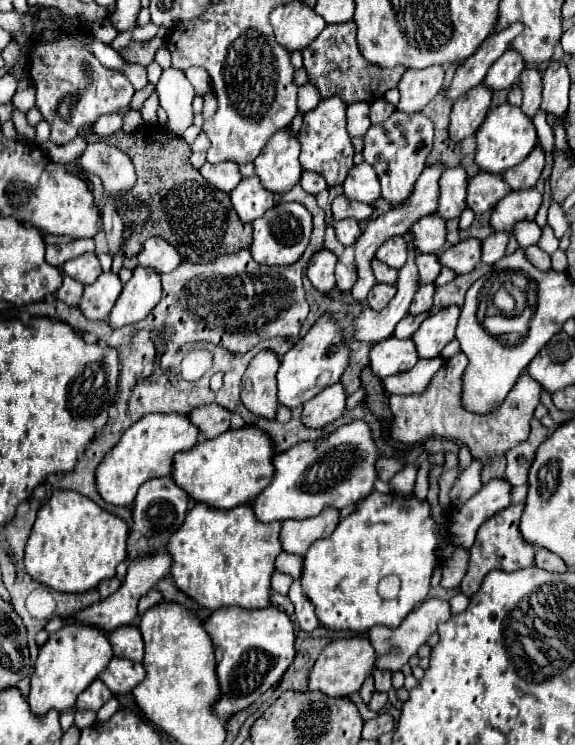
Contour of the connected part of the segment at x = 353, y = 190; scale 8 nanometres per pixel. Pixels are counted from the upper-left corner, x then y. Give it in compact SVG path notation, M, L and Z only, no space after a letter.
M369 163L355 165L349 171L343 187L345 187L347 199L355 199L355 201L361 201L361 203L373 205L381 197L379 179L377 179L375 171L369 167Z

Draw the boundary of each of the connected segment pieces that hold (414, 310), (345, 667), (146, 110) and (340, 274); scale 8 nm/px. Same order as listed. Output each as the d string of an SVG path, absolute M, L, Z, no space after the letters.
M429 283L429 285L423 285L417 289L413 301L411 301L411 307L409 307L409 313L411 315L419 315L419 313L425 313L433 307L433 293L435 293L435 285Z
M365 637L335 639L321 651L313 669L309 671L307 689L321 691L327 697L347 697L347 695L359 691L365 677L373 671L373 665L375 665L375 653L373 653L369 639L365 639Z
M151 93L151 95L145 99L143 107L141 107L141 115L143 115L143 119L145 119L147 123L151 123L151 121L157 119L157 107L159 107L157 93Z
M337 263L335 277L337 277L337 287L339 287L341 291L349 291L349 289L355 285L357 269L355 269L355 265L343 265L343 263Z

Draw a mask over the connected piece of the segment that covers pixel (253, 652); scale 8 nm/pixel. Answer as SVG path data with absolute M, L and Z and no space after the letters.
M275 605L251 611L239 607L215 609L203 627L213 641L217 659L217 681L221 691L213 713L219 715L221 721L255 703L265 691L279 683L287 667L293 663L295 627L287 613Z

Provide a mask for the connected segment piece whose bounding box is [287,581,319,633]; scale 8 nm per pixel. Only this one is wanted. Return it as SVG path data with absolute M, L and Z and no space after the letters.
M293 581L287 597L289 597L291 603L295 605L295 619L297 619L299 629L305 631L305 633L311 633L313 629L317 629L317 627L319 627L319 621L317 621L317 615L315 615L315 607L313 607L313 603L307 601L307 597L303 595L301 581Z

